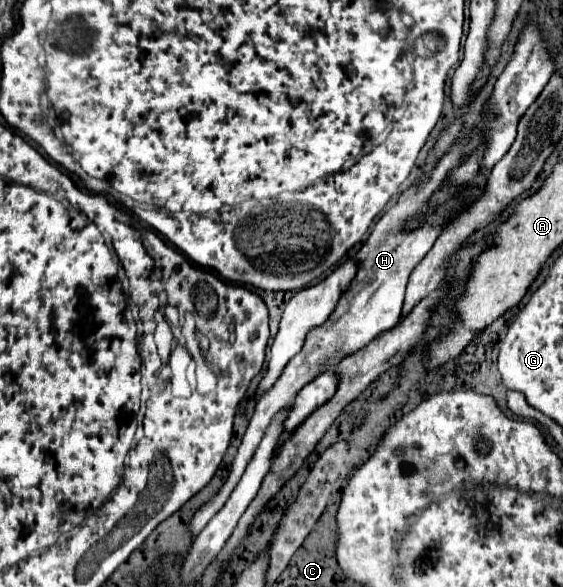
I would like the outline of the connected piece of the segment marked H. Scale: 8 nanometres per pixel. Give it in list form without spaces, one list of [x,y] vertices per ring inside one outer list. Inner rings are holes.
[[[476,135],[464,137],[460,141],[460,145],[454,147],[452,153],[446,153],[434,165],[434,169],[428,173],[428,181],[424,185],[420,185],[420,189],[416,189],[416,185],[408,187],[400,195],[400,201],[392,209],[388,209],[380,217],[380,221],[374,225],[366,245],[356,253],[356,259],[360,261],[360,269],[356,273],[356,279],[352,281],[350,289],[342,295],[336,311],[330,315],[330,319],[322,327],[316,327],[308,333],[302,351],[296,357],[292,357],[292,361],[286,365],[286,369],[284,369],[282,377],[276,381],[276,385],[256,403],[256,411],[250,419],[250,425],[248,425],[244,439],[238,447],[238,453],[230,465],[228,479],[224,481],[222,489],[212,497],[212,501],[208,501],[208,505],[202,505],[200,513],[196,513],[196,517],[192,517],[192,539],[196,539],[200,529],[204,529],[204,525],[224,507],[224,501],[228,501],[232,489],[236,487],[236,481],[240,481],[248,461],[252,459],[252,453],[256,451],[256,445],[260,445],[260,441],[264,437],[264,429],[268,429],[268,425],[272,423],[272,417],[276,417],[276,413],[280,413],[280,409],[284,409],[284,405],[288,405],[288,401],[292,401],[304,385],[308,385],[316,375],[320,375],[320,365],[324,365],[324,361],[332,361],[332,365],[328,365],[328,369],[324,369],[324,371],[332,371],[336,367],[336,361],[340,361],[340,357],[344,357],[344,353],[354,353],[356,349],[364,349],[364,345],[368,345],[368,341],[372,341],[372,337],[380,335],[384,329],[392,329],[392,325],[398,323],[408,277],[410,277],[412,269],[420,263],[420,259],[432,249],[438,235],[442,233],[440,223],[450,213],[450,209],[458,205],[458,195],[452,201],[448,201],[444,207],[440,207],[430,217],[430,221],[424,227],[416,229],[414,233],[410,233],[410,235],[400,233],[400,227],[404,221],[420,215],[420,211],[424,209],[424,203],[444,183],[446,173],[452,167],[456,167],[462,161],[464,153],[472,151],[478,145],[478,141],[480,141],[480,137],[476,137]]]

